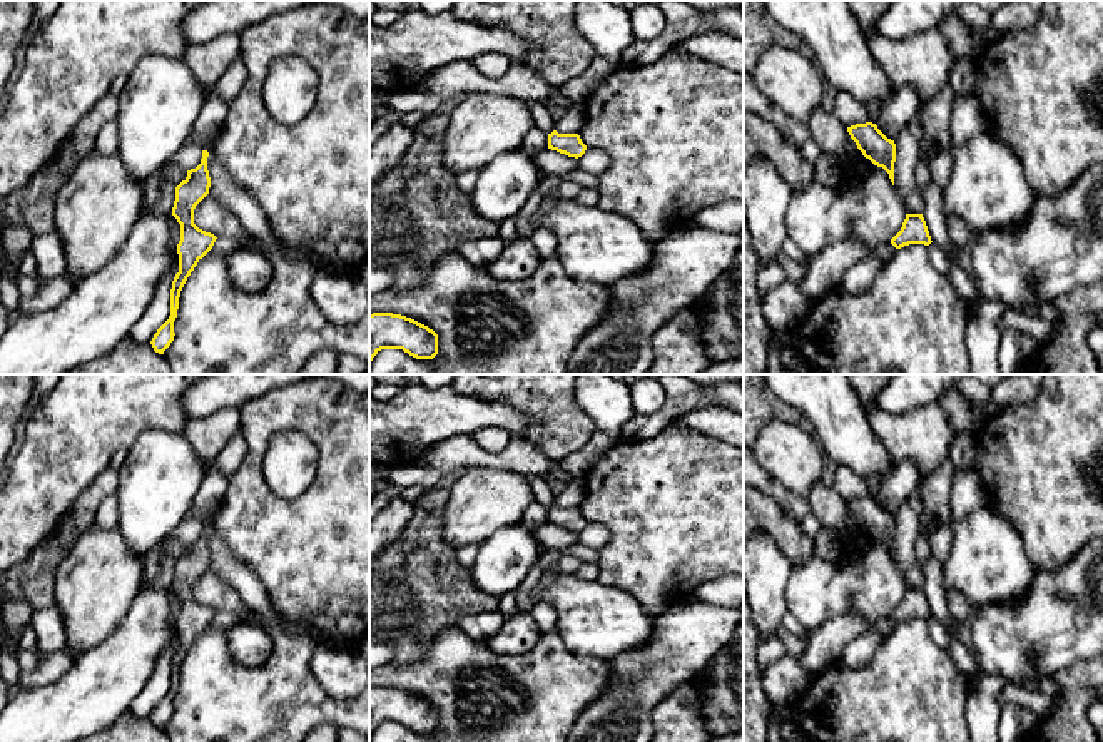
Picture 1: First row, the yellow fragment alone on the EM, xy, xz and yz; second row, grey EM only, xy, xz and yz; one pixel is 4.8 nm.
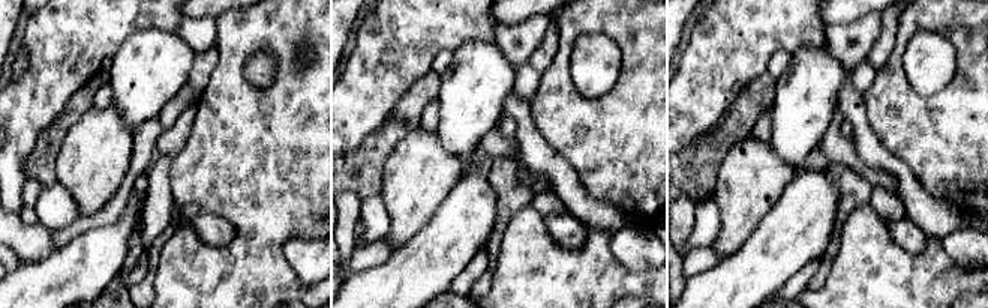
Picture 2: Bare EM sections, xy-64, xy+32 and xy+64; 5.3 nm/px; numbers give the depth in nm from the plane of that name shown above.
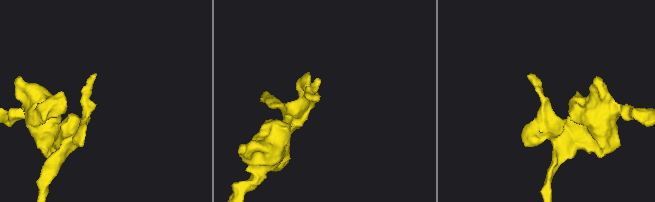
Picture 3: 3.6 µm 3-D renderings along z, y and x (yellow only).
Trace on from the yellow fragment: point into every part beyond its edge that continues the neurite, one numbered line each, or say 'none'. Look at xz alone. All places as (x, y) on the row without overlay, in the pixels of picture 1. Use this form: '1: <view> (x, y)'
none

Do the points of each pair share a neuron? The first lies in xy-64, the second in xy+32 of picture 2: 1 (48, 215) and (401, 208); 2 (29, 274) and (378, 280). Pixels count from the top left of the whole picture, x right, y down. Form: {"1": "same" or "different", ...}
{"1": "different", "2": "same"}

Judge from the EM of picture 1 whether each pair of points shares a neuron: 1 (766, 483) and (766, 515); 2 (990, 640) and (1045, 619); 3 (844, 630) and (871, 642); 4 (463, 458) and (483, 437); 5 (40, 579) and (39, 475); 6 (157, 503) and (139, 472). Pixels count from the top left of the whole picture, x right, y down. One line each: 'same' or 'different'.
1: different
2: same
3: different
4: different
5: different
6: same

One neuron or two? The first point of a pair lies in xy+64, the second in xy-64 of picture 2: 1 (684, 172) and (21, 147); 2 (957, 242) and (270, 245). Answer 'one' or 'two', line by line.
1: two
2: two

